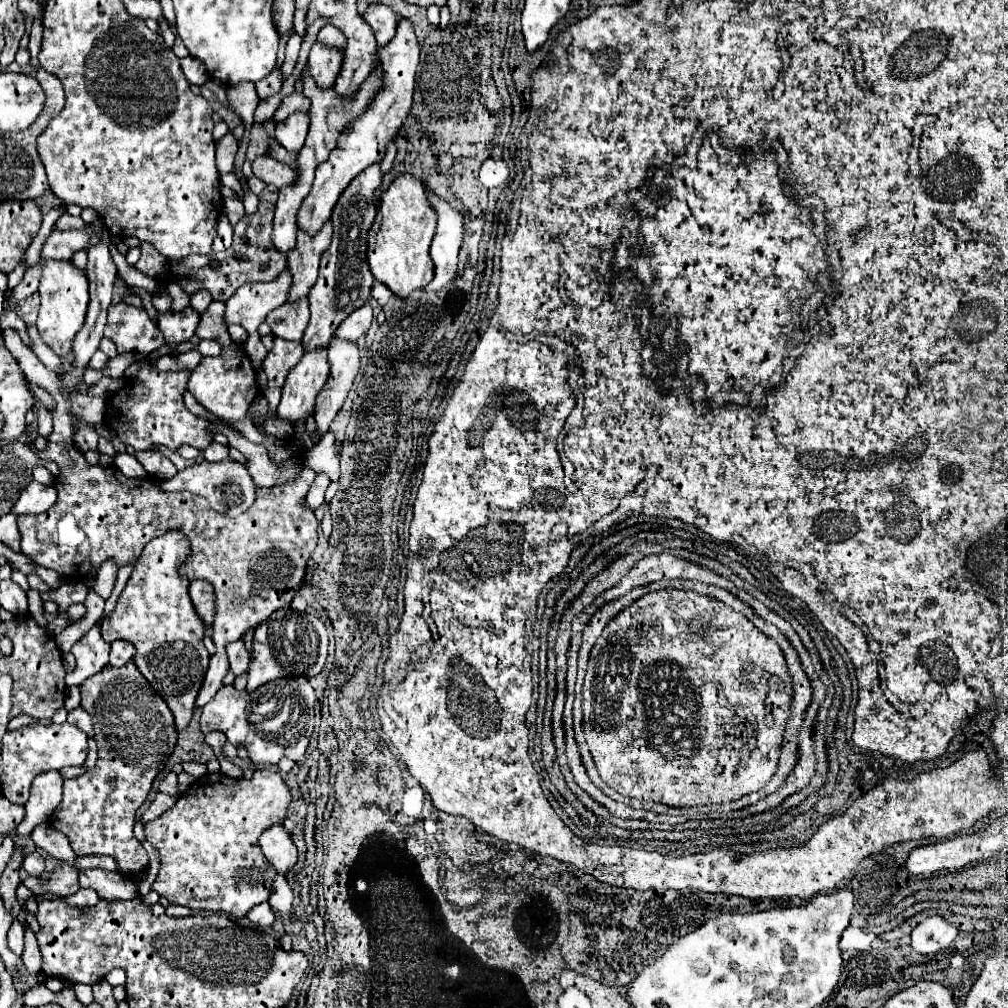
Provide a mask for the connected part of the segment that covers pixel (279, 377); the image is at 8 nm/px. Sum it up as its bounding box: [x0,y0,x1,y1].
[263,337,303,417]

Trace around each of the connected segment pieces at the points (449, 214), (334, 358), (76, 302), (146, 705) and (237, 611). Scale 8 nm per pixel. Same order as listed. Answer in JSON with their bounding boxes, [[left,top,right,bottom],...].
[[425,193,463,291],[315,339,359,435],[37,259,87,355],[49,661,177,877],[3,329,319,707]]

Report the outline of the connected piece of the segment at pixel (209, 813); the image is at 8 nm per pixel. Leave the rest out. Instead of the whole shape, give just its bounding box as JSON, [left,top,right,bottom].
[145,769,289,917]

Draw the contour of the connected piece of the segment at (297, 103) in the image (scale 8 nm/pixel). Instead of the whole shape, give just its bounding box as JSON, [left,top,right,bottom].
[273,93,309,121]

